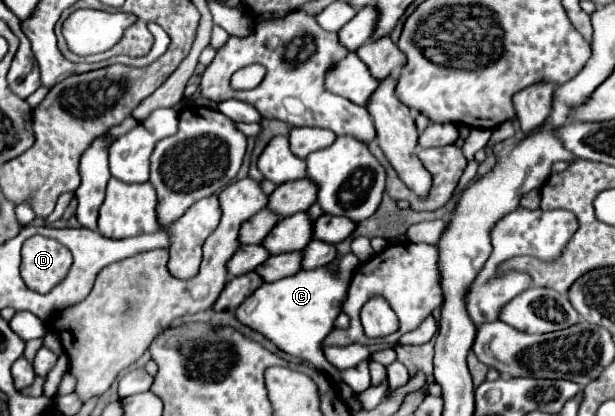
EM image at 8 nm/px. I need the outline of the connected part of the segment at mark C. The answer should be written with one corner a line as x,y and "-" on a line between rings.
353,253
341,255
335,267
337,269
325,265
325,267
317,267
315,271
299,271
299,275
283,277
273,283
263,283
247,301
243,301
243,305
239,305
237,319
249,325
251,329
263,333
285,353
309,361
319,371
327,373
331,379
347,383
355,393
363,393
365,389
371,387
371,377
367,369
369,359
365,359
357,367
339,371
325,359
321,351
321,341
333,331
333,323
341,313
341,305
347,297
351,275
359,267
359,259

